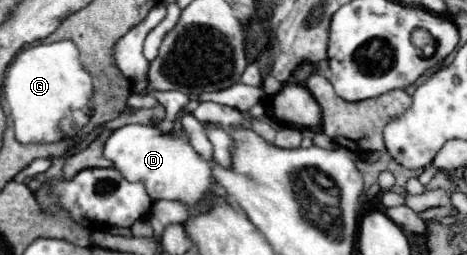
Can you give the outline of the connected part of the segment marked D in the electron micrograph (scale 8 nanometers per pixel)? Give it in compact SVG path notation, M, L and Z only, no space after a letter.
M123 125L115 129L105 141L103 157L113 161L115 169L127 181L143 181L153 201L177 199L185 205L195 205L209 195L213 185L211 165L193 151L183 133L163 135L157 127Z

